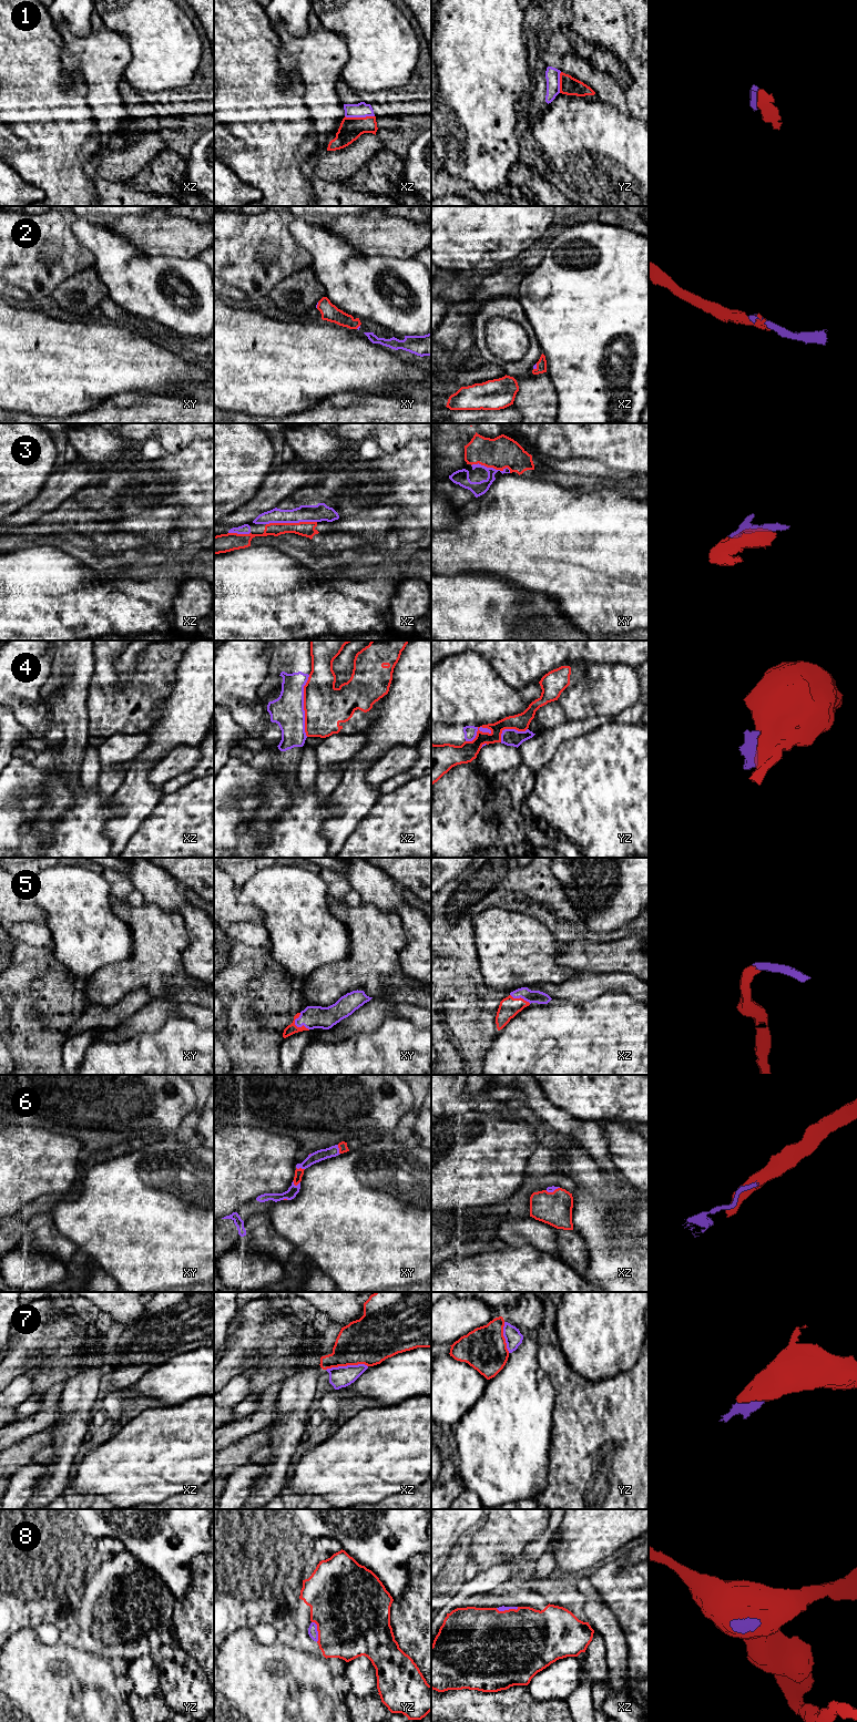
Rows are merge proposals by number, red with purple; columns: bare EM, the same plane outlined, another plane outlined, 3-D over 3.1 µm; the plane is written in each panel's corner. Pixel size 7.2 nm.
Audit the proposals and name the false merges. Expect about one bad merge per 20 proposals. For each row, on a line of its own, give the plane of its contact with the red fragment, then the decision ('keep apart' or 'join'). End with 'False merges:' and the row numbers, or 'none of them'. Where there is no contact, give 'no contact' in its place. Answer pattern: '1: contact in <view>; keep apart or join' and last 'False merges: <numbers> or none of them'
1: contact in xz; join
2: contact in xz; join
3: contact in xz; join
4: contact in xz; keep apart
5: contact in xy; join
6: contact in xy; join
7: contact in xz; join
8: contact in yz; join
False merges: 4

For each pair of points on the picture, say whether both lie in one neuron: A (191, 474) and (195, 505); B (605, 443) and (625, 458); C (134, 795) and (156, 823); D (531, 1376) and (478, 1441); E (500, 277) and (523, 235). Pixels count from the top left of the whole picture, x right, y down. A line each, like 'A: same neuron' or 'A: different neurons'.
A: same neuron
B: same neuron
C: different neurons
D: same neuron
E: different neurons

